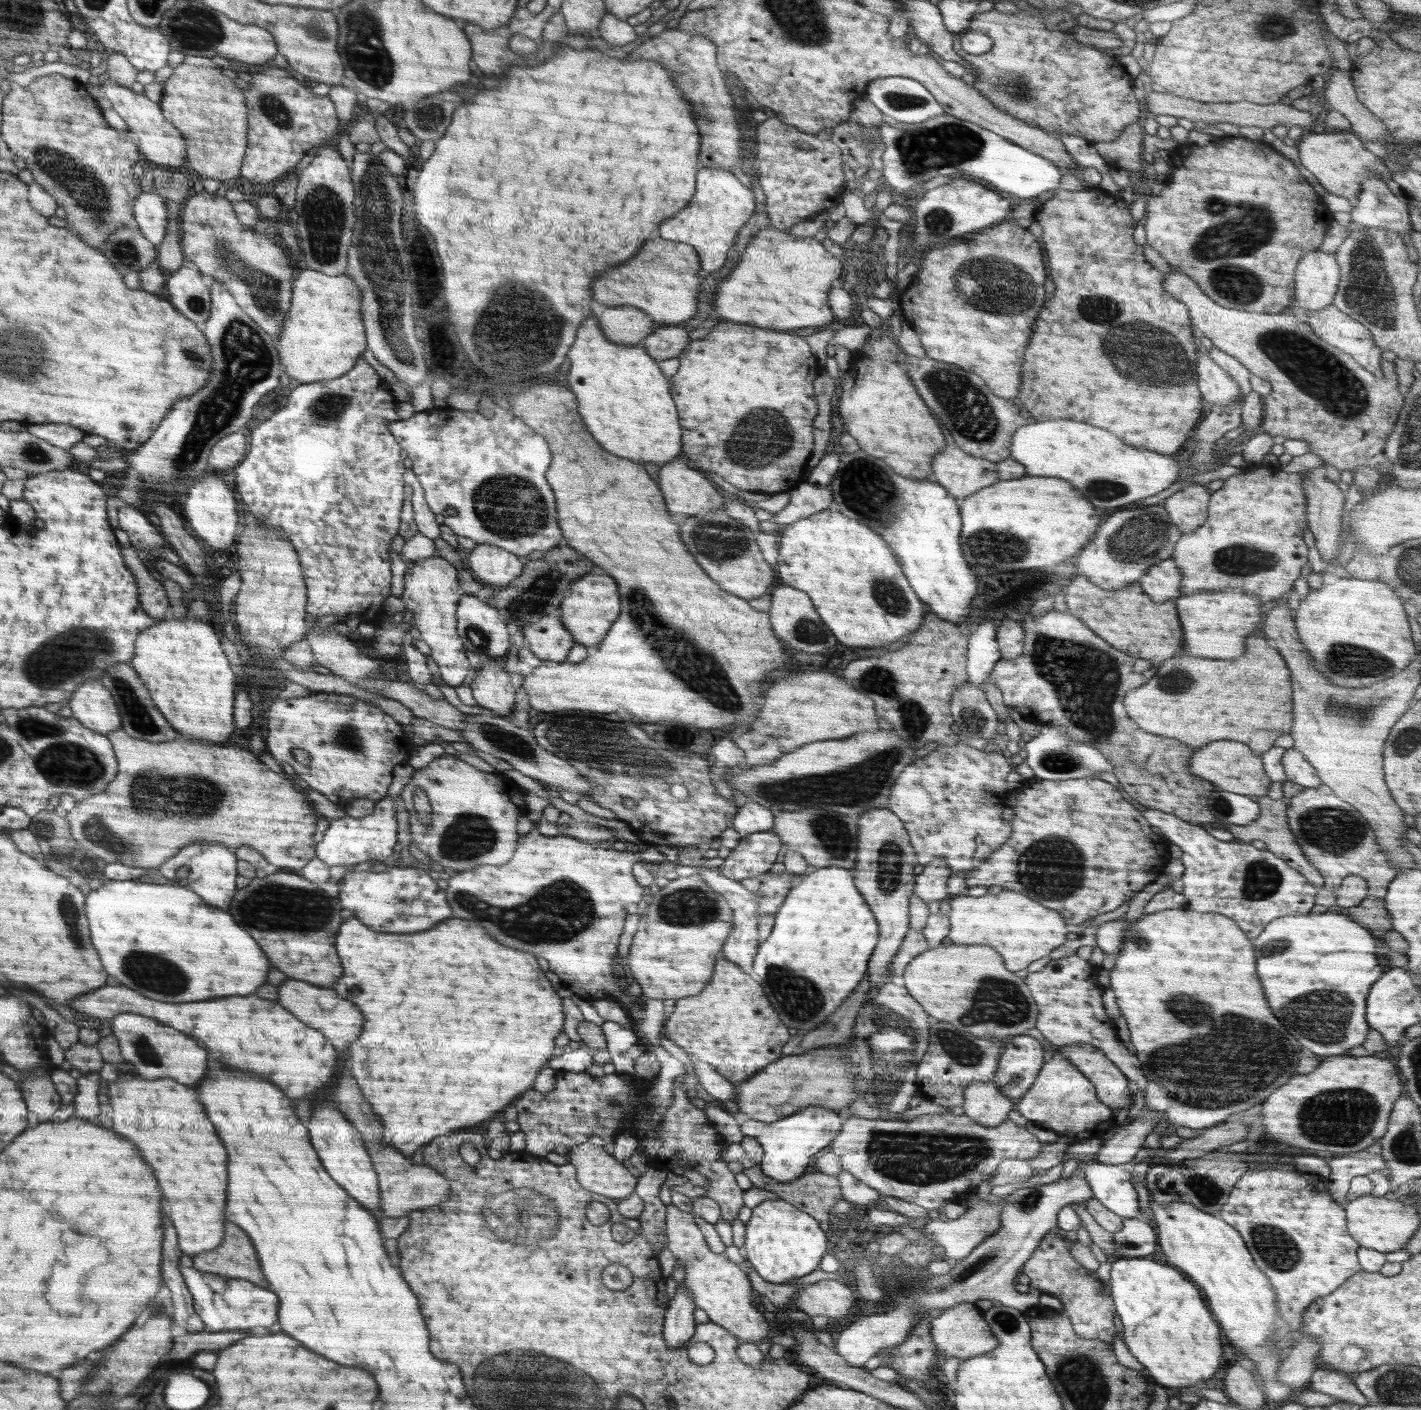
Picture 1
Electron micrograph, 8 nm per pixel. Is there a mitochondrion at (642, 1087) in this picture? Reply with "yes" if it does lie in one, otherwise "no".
no

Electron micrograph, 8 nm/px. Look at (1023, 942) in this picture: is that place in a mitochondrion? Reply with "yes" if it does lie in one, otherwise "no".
no

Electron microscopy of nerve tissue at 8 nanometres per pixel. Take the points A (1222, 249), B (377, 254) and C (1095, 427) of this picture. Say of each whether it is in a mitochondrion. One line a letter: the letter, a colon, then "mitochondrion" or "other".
A: mitochondrion
B: mitochondrion
C: other

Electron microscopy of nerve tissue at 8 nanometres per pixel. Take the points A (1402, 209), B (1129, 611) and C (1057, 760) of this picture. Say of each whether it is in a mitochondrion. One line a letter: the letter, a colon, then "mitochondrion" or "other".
A: other
B: other
C: mitochondrion

